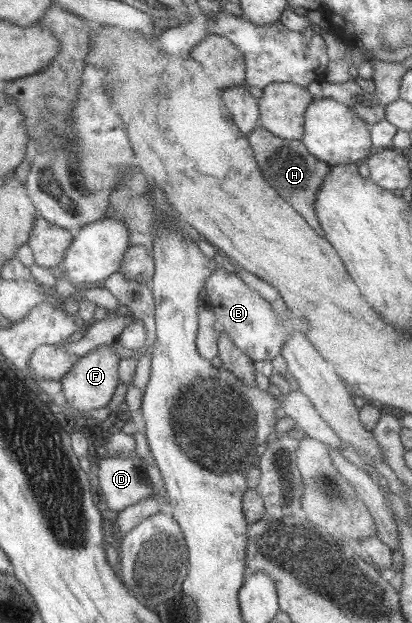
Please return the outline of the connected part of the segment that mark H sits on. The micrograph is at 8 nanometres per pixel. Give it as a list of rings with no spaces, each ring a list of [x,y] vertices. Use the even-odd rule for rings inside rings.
[[[260,126],[245,134],[246,140],[253,152],[262,176],[269,186],[282,198],[288,202],[292,209],[302,216],[302,219],[318,234],[324,236],[320,231],[316,211],[314,211],[314,198],[318,187],[324,182],[324,175],[330,170],[331,165],[314,158],[307,150],[300,139],[286,140],[274,136],[265,128]]]

